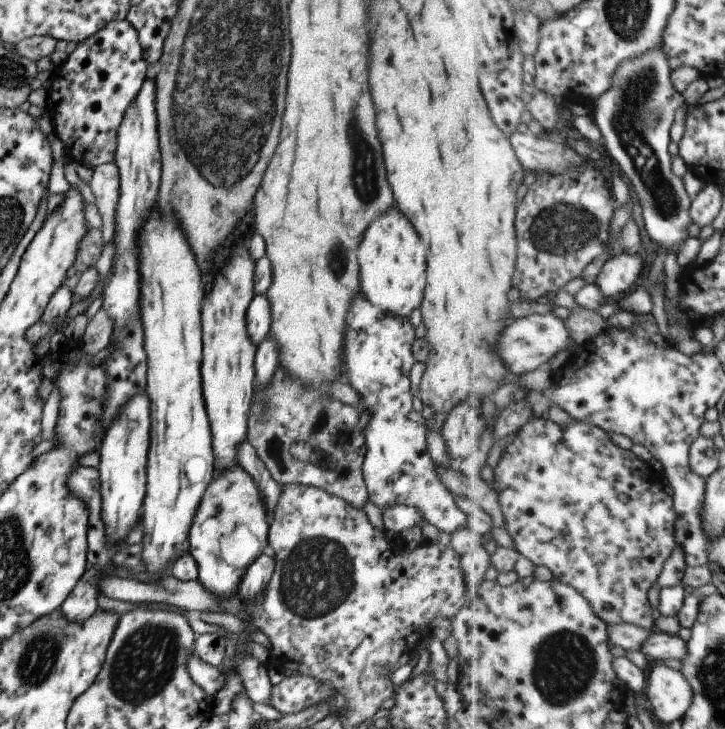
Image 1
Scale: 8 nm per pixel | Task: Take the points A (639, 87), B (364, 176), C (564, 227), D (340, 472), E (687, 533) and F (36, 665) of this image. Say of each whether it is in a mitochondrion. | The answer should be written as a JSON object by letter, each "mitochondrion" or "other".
{"A":"mitochondrion","B":"mitochondrion","C":"mitochondrion","D":"mitochondrion","E":"other","F":"mitochondrion"}

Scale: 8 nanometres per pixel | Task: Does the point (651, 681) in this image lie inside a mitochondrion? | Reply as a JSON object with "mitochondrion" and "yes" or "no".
{"mitochondrion":"no"}

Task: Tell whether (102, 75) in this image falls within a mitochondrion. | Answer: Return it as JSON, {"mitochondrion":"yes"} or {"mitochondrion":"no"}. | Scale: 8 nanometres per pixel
{"mitochondrion":"no"}

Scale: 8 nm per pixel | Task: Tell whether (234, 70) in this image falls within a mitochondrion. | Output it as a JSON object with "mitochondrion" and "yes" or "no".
{"mitochondrion":"yes"}

